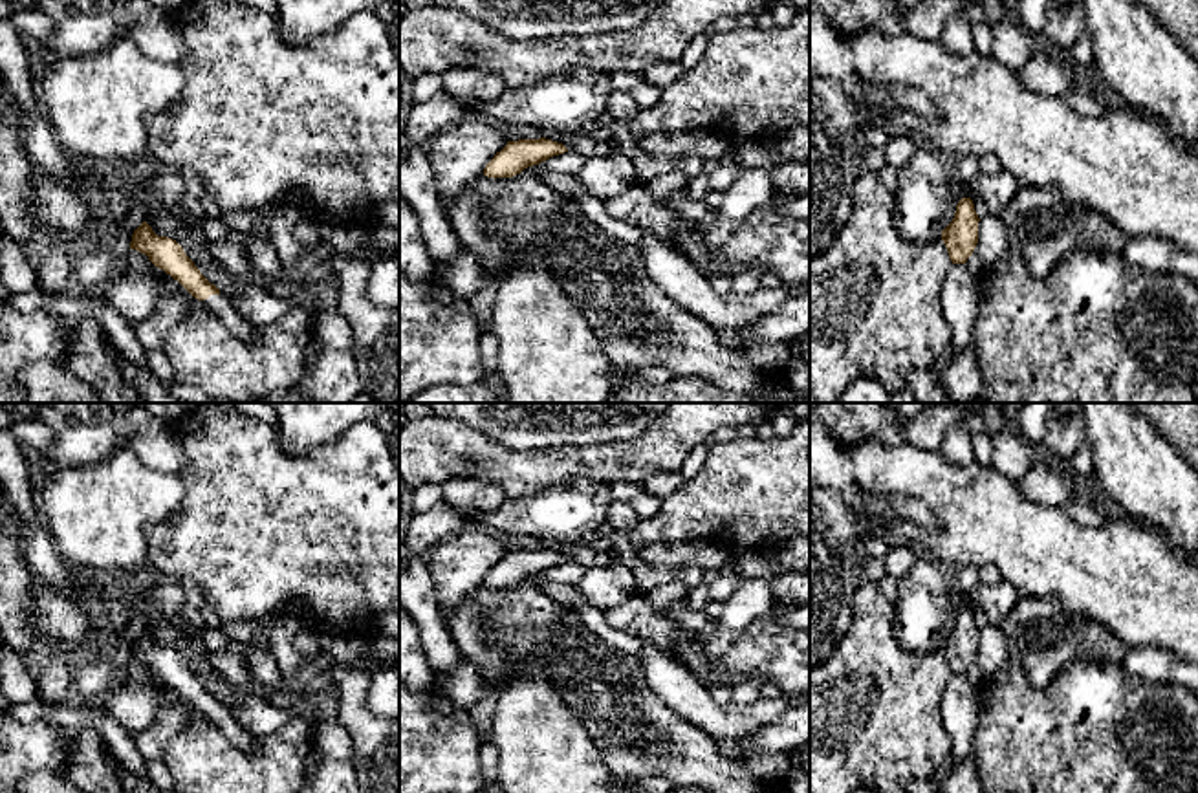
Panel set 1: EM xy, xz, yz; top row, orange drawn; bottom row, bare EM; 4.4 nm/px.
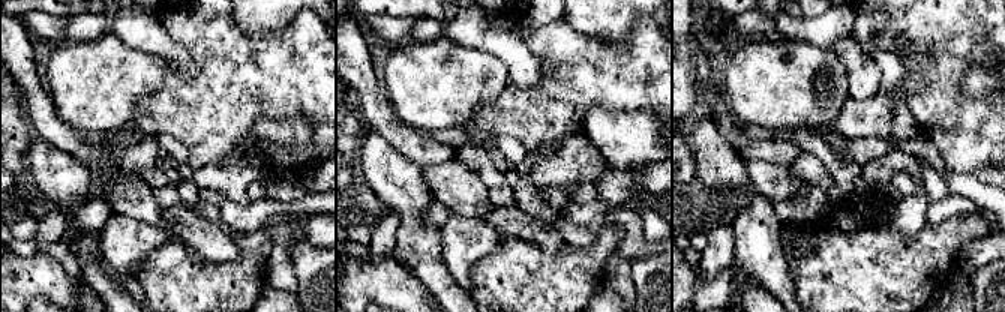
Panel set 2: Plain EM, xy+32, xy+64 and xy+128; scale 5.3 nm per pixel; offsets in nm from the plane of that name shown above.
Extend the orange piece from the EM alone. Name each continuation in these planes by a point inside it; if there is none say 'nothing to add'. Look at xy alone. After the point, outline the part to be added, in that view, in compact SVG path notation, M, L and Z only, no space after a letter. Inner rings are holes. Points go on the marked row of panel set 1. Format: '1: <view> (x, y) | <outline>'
1: xy (235, 323) | M211 295L209 299L201 300L209 310L212 310L225 328L242 341L256 341L258 331L256 326L245 320L227 300L225 295Z

